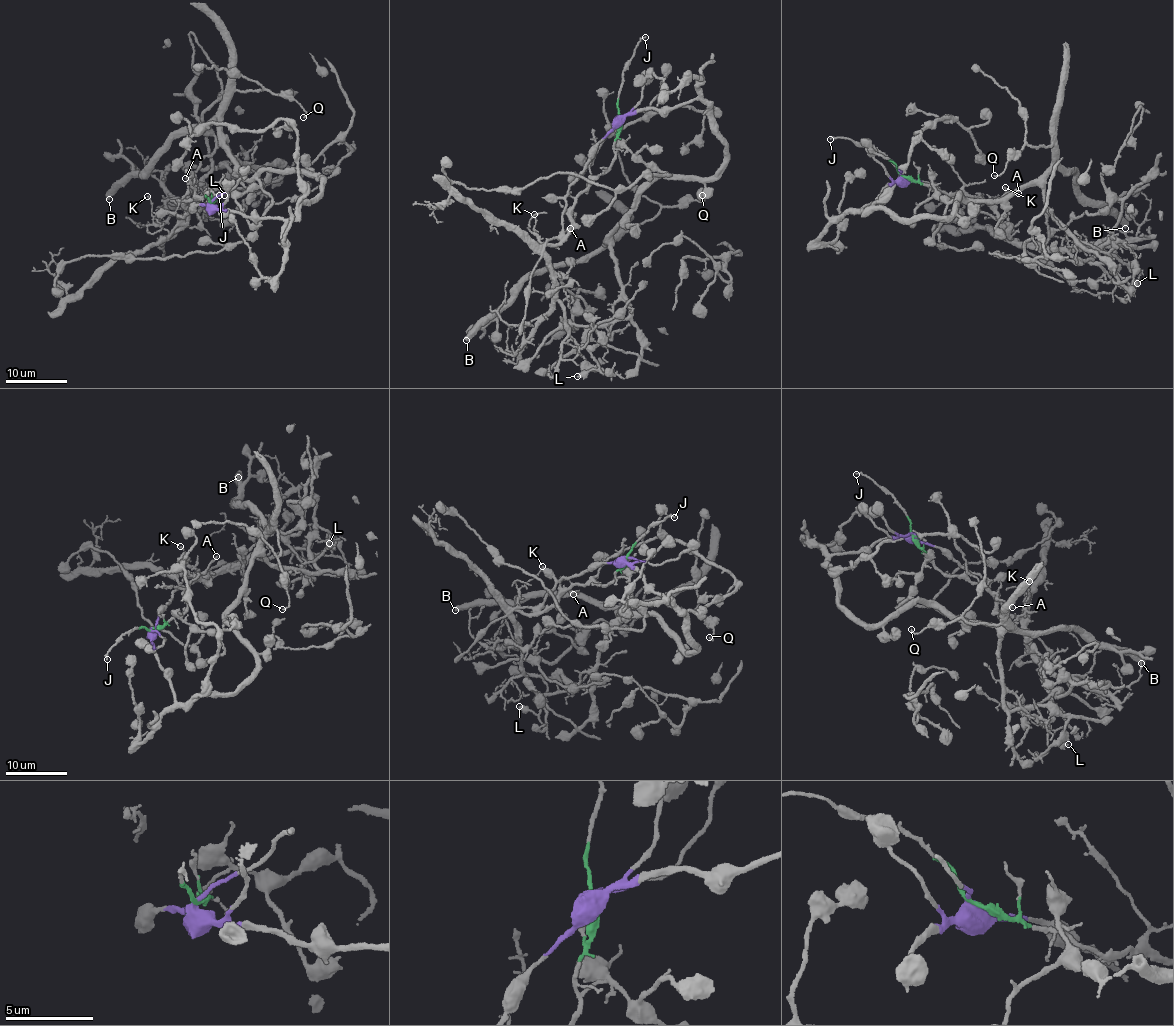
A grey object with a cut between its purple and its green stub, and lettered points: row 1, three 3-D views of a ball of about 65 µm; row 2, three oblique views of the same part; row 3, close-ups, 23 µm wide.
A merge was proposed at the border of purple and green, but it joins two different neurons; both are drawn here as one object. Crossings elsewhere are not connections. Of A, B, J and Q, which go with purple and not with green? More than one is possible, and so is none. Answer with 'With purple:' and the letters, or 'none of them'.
With purple: B, Q

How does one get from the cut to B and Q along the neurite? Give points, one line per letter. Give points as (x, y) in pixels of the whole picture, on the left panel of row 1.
B: (209, 203), (289, 219), (322, 176), (249, 179), (211, 122), (108, 199)
Q: (209, 203), (289, 219), (317, 195), (322, 176), (246, 178), (221, 129), (236, 91), (287, 95), (304, 117)

